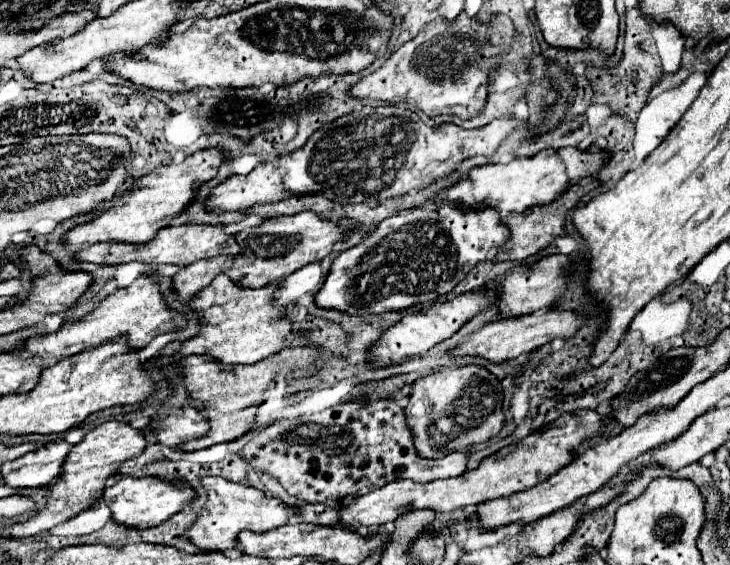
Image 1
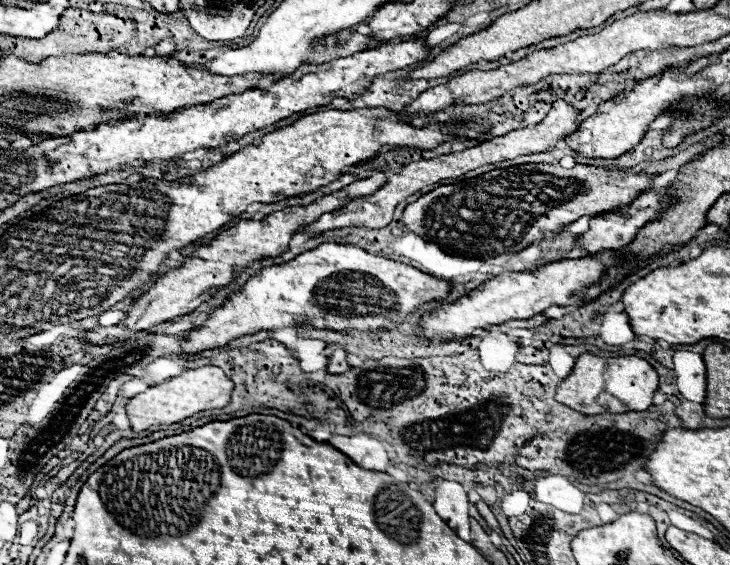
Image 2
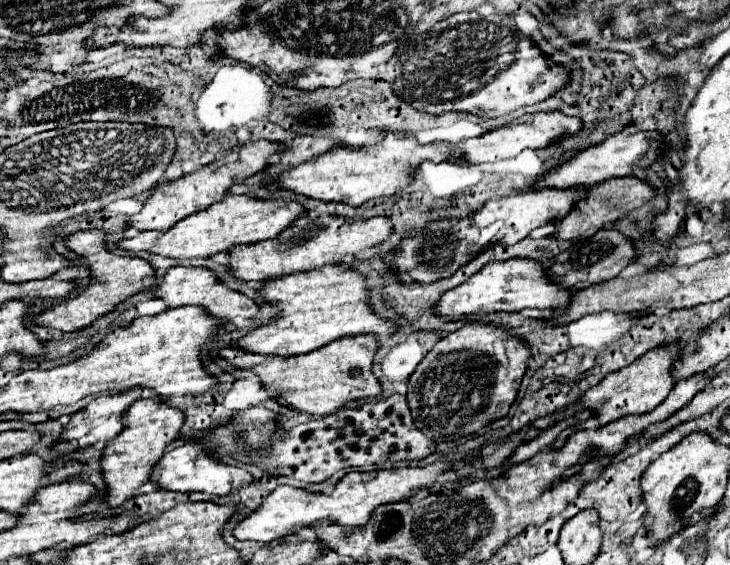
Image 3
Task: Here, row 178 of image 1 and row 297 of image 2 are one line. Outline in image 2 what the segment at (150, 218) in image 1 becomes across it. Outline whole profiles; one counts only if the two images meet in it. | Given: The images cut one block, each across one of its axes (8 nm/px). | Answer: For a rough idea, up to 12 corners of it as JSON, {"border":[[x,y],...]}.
{"border":[[356,180],[308,206],[240,220],[160,274],[112,328],[78,340],[116,344],[190,314],[236,272],[280,256],[322,214],[384,186]]}

